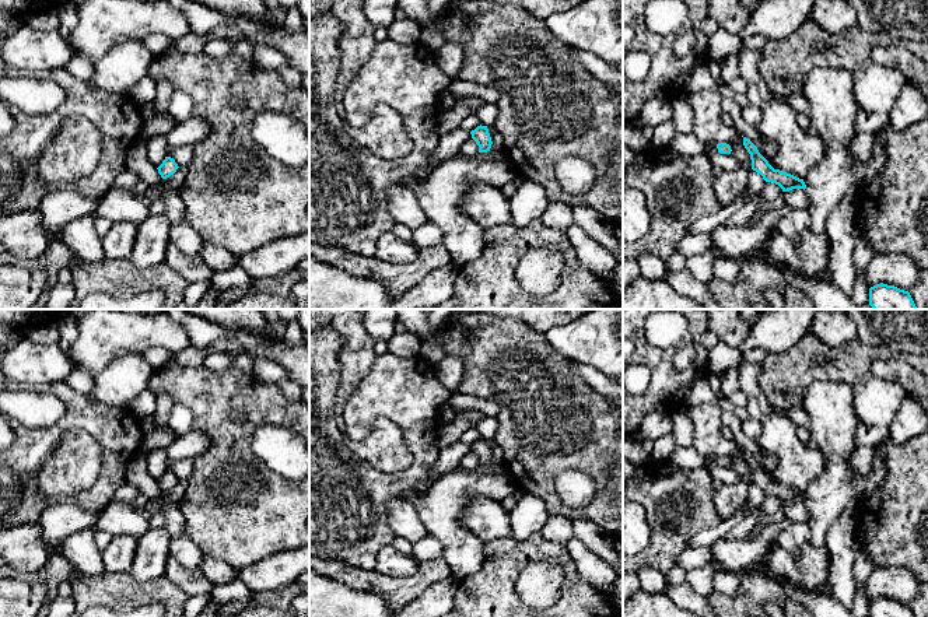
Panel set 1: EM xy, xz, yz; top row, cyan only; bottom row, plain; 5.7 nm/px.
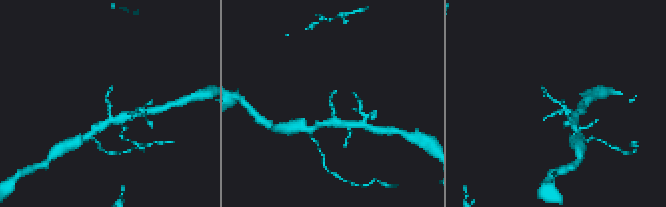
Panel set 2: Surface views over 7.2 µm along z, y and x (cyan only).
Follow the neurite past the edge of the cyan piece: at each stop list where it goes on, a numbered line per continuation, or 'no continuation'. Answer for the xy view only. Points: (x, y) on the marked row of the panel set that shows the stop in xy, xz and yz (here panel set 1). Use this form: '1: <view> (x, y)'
no continuation

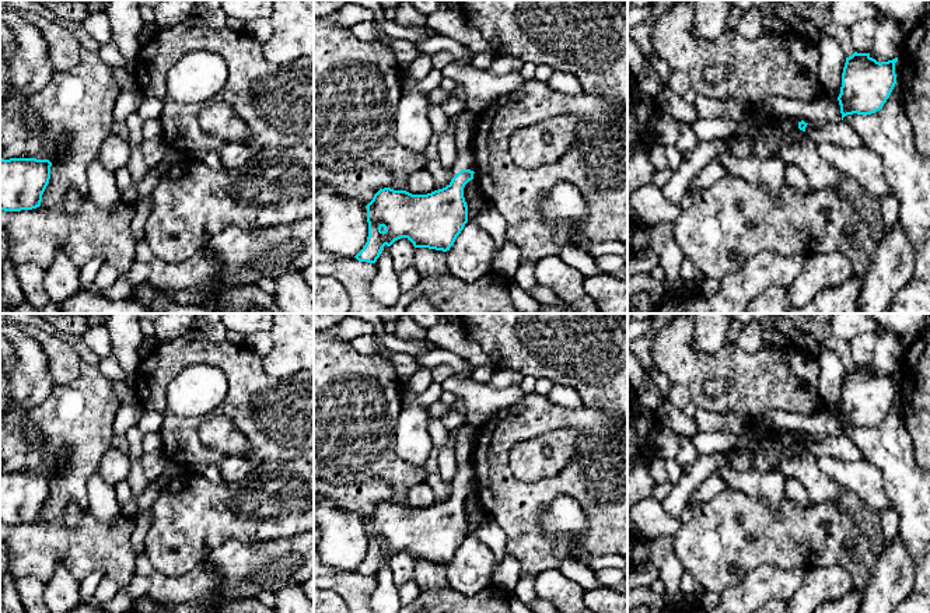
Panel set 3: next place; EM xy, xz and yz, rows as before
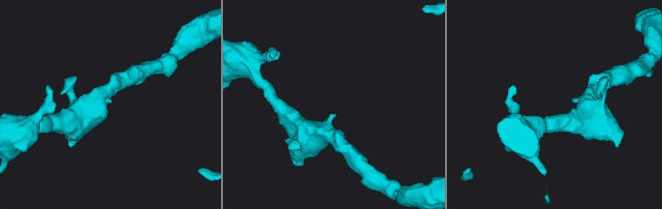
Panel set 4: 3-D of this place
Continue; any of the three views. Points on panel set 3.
1: xz (464, 133)

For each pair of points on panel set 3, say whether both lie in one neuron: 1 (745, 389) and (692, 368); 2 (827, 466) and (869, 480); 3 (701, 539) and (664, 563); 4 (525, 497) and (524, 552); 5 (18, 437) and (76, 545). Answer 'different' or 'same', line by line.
1: same
2: same
3: different
4: same
5: same

